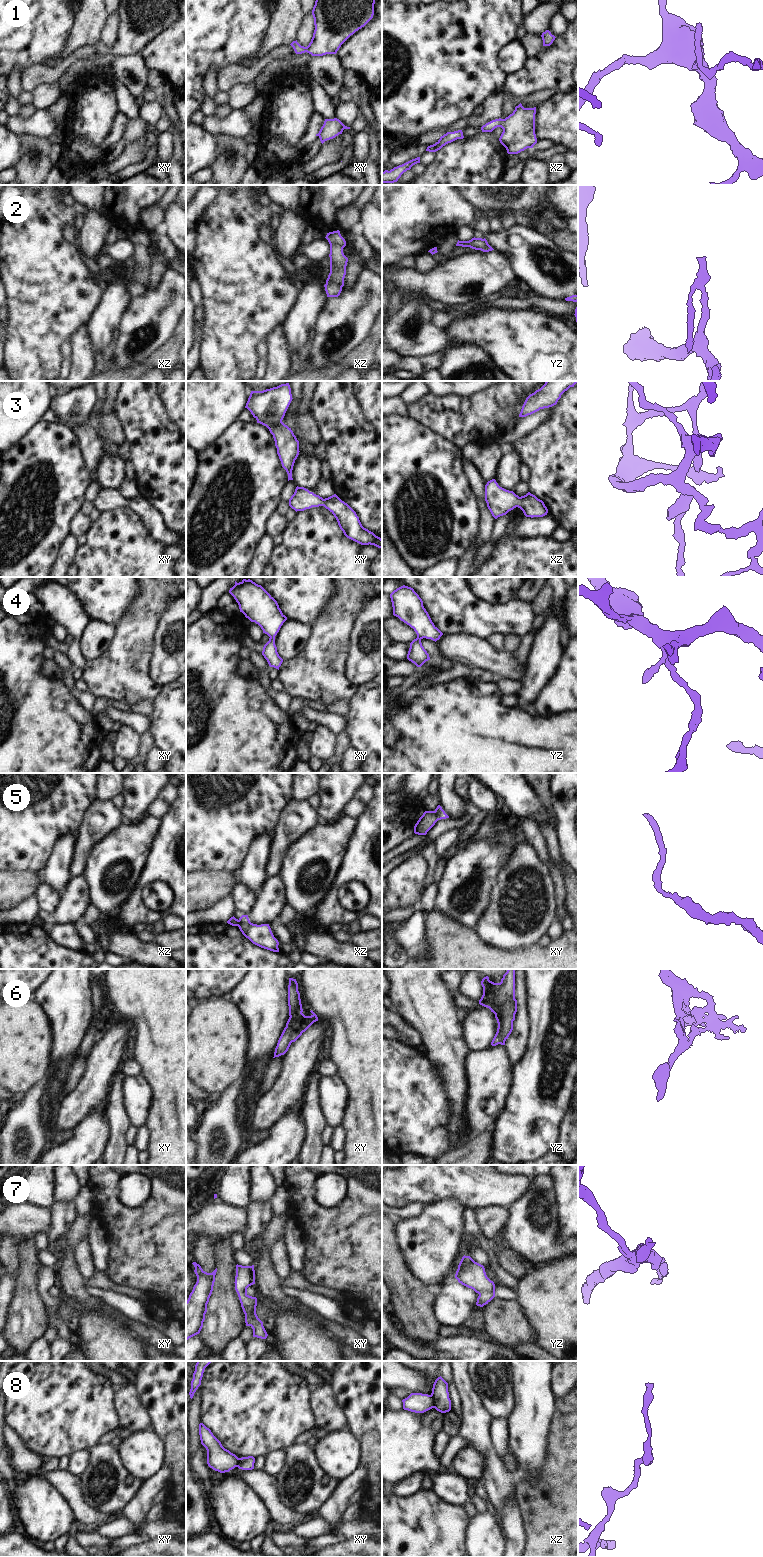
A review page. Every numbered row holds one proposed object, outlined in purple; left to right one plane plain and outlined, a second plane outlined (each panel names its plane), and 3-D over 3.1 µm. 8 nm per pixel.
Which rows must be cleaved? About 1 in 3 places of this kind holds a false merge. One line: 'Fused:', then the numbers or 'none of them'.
Fused: 2, 5, 8

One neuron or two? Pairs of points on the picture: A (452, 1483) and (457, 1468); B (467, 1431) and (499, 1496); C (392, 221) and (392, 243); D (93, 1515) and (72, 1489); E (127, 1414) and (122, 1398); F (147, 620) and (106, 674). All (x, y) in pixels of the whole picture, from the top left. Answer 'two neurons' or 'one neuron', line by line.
A: two neurons
B: one neuron
C: one neuron
D: one neuron
E: one neuron
F: one neuron

